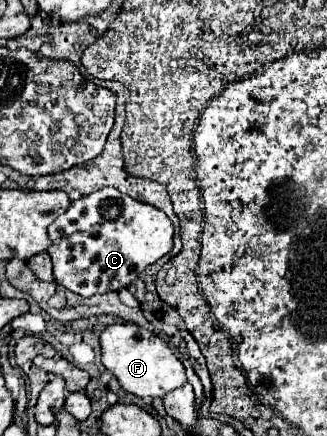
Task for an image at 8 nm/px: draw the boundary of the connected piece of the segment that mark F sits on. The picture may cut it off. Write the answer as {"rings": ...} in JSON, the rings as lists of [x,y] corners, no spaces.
{"rings":[[[111,324],[99,336],[101,362],[115,374],[121,388],[141,398],[163,398],[167,392],[187,382],[185,368],[163,338],[155,332],[139,328],[137,324]]]}

